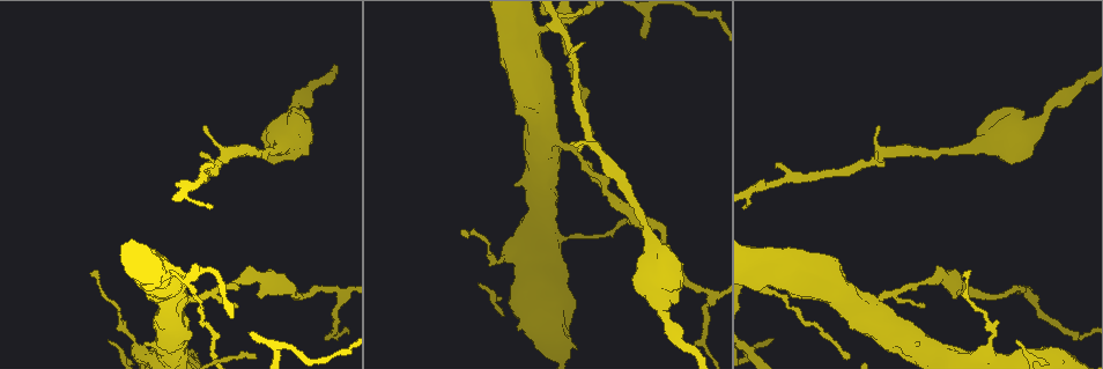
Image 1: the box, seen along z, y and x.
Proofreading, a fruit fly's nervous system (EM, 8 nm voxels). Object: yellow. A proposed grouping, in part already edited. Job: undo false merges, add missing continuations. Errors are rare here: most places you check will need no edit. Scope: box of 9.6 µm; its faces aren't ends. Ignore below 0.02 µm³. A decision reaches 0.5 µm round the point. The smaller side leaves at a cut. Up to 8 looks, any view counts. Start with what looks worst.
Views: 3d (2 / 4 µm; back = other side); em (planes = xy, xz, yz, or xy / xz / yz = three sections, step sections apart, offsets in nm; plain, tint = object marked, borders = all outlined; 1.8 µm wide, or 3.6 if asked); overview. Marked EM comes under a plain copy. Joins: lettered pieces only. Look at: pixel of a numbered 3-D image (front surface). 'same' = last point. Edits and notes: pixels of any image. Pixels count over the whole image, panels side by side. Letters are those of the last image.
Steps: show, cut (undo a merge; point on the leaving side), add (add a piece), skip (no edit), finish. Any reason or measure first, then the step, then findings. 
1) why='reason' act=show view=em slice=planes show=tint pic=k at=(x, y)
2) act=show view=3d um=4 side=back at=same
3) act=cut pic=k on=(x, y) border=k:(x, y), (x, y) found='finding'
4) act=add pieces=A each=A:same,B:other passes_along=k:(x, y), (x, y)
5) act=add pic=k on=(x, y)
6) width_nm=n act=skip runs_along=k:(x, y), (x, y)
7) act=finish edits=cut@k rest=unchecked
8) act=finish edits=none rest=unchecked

why='calibre changes' act=show view=em slice=planes show=borders pic=1 at=(188, 278)

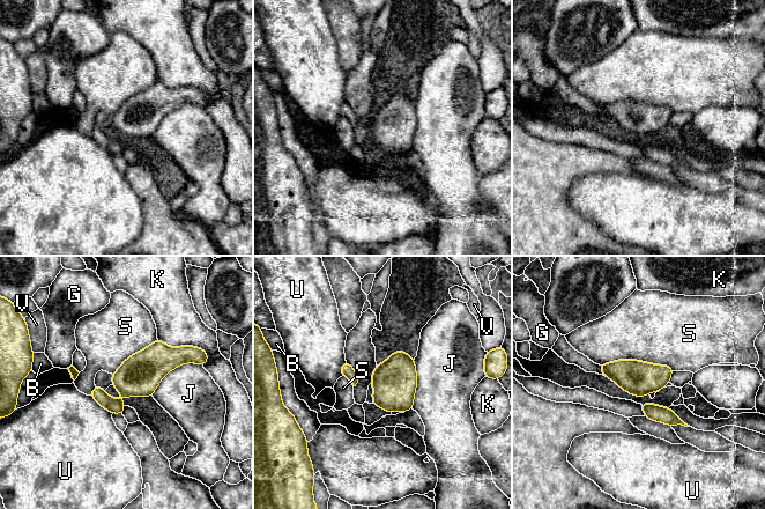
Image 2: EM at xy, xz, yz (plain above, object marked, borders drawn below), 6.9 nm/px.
width_nm=240 act=skip each=B:other,G:other,J:other,K:other,S:other,U:other,V:other border=2:(599, 363), (640, 360), (674, 370) found='continuous, no second cell'

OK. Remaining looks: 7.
why='an open end' act=show view=3d um=2 pic=1 at=(775, 163)

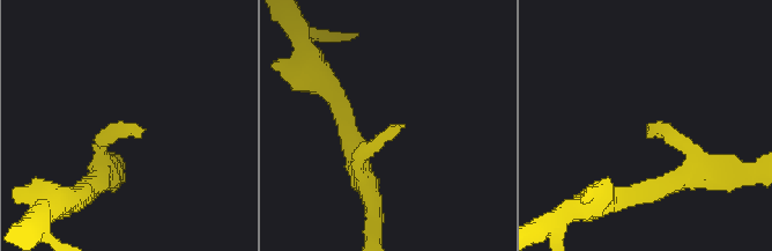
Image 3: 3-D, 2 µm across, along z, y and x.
act=show view=em slice=planes show=borders pic=3 at=(400, 129)

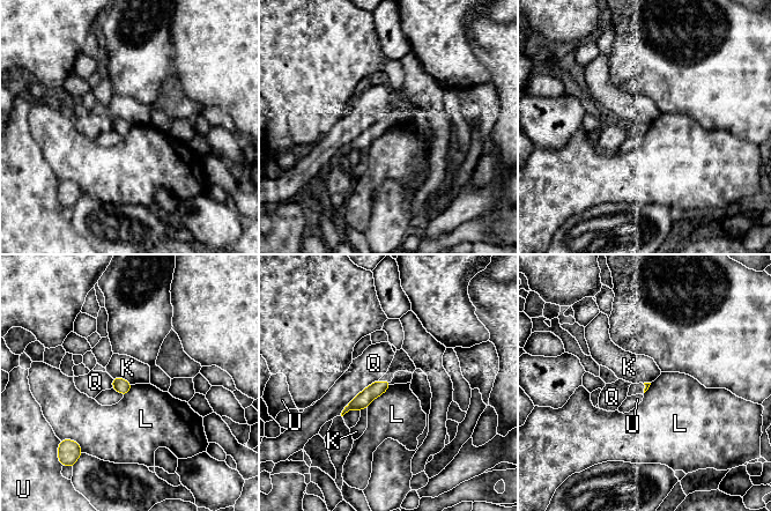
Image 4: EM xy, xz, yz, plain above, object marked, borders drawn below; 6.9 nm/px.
act=skip each=K:other,L:other,Q:other,U:other runs_along=4:(386, 384), (349, 407) found='none of them fits'

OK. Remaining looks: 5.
why='calibre changes' act=show view=em slice=yz step=4 show=tint pic=1 at=(295, 288)

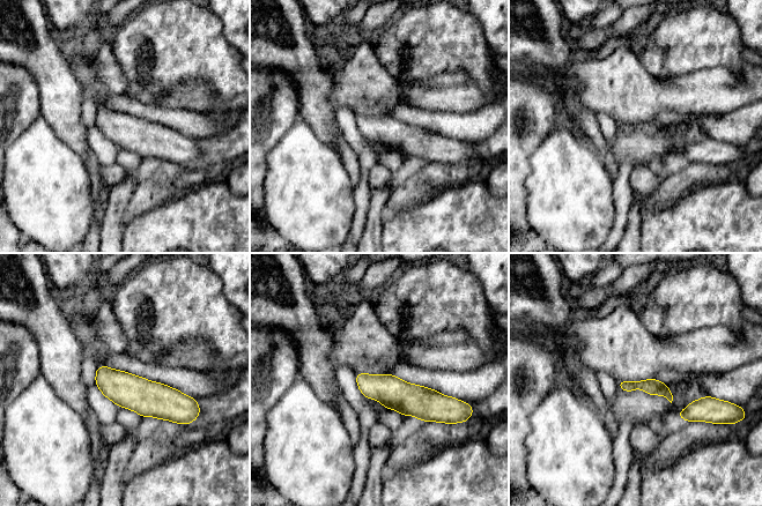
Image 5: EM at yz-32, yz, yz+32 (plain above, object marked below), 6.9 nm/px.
act=show view=em slice=planes show=tint at=same

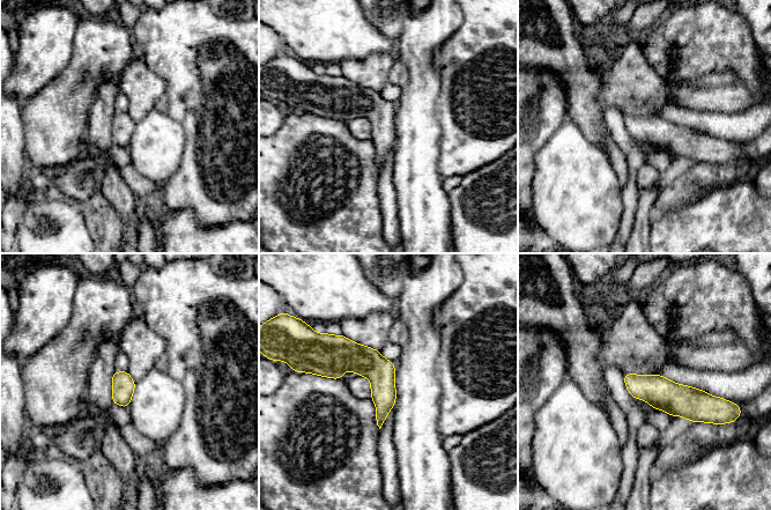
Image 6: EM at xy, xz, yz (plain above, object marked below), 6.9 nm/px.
act=show view=em slice=planes show=borders at=same

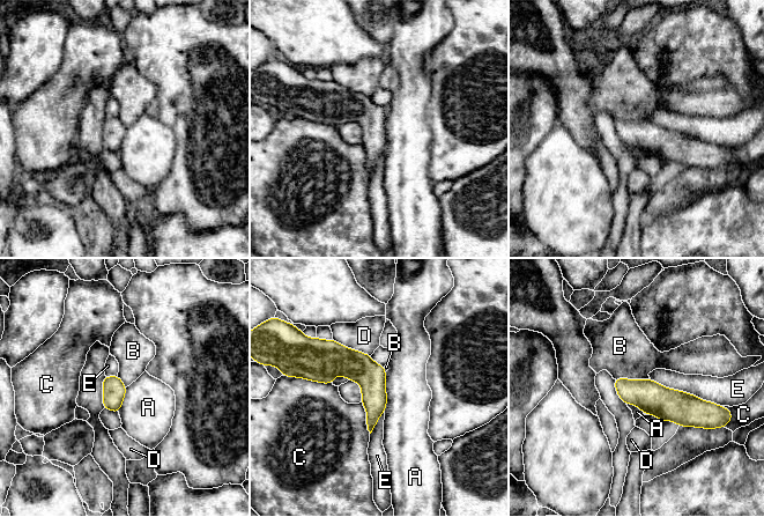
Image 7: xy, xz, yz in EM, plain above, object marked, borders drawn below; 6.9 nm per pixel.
width_nm=160 act=skip each=A:other,B:other,C:other,D:other,E:other runs_along=7:(617, 382), (666, 404), (705, 405) found='continuous, no second cell'

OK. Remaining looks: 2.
why='thin end' act=show view=em slice=planes show=borders pic=1 at=(925, 306)

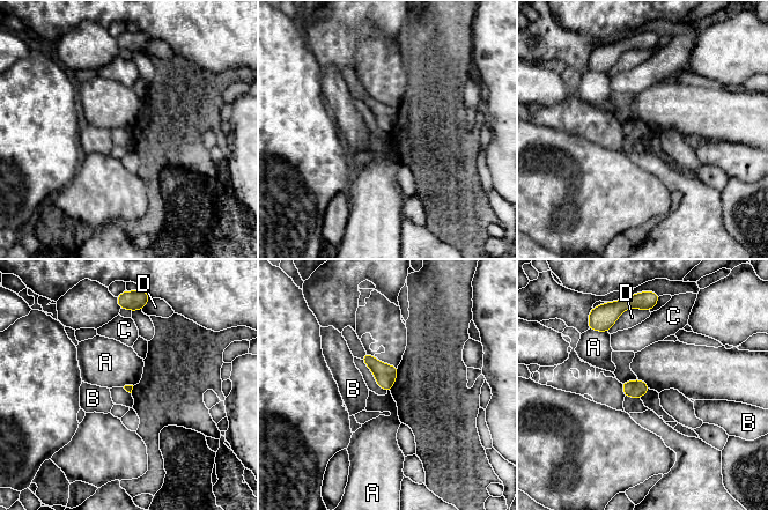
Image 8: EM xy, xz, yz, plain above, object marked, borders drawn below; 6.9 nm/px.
longest_contact=D:170nm act=skip each=A:other,B:other,C:other,D:other found='no lettered piece goes on from it'

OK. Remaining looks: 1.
act=finish edits=none rest=unchecked

